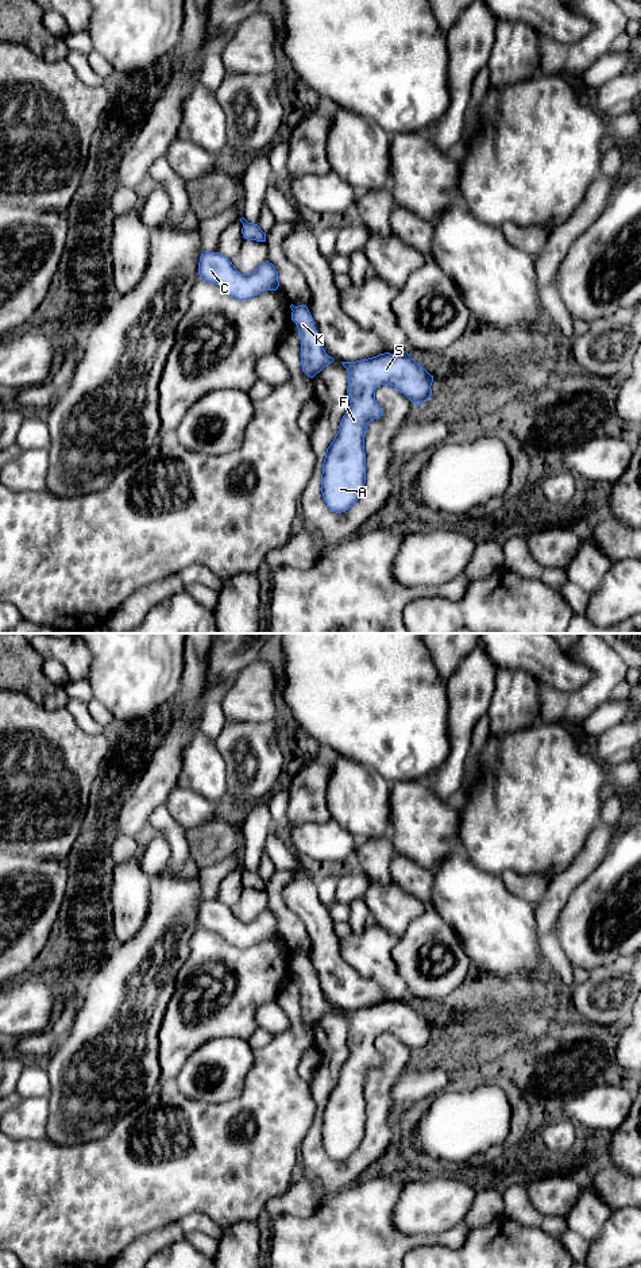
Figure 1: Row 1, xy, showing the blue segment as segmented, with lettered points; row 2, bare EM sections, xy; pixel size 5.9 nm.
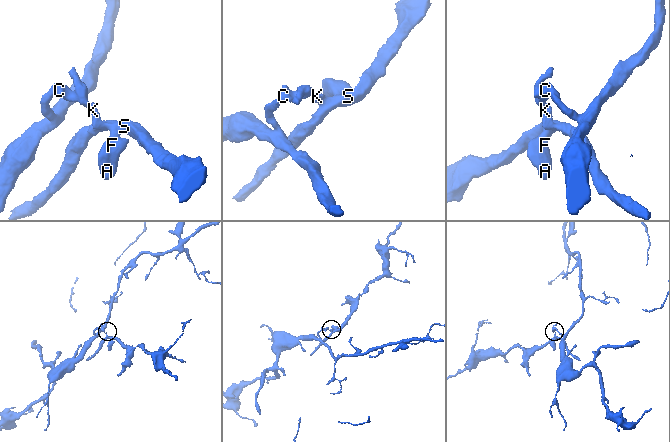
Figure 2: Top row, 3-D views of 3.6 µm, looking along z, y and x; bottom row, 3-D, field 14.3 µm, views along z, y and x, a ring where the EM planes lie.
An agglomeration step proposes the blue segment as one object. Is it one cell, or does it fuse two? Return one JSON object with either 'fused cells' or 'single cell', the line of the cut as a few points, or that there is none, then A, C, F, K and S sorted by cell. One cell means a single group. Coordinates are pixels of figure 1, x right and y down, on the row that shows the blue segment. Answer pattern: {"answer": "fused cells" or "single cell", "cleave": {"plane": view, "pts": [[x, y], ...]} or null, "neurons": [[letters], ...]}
{"answer": "fused cells", "cleave": {"plane": "xy", "pts": [[294, 307], [292, 309]]}, "neurons": [["A", "F", "K", "S"], ["C"]]}

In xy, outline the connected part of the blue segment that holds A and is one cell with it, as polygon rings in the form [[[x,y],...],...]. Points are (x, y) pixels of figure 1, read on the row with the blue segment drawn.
[[[406,351],[341,363],[348,371],[347,393],[351,405],[327,448],[321,474],[324,501],[336,513],[348,510],[364,489],[364,435],[368,423],[383,415],[375,400],[377,388],[394,386],[413,404],[421,405],[430,397],[433,382],[433,375]]]

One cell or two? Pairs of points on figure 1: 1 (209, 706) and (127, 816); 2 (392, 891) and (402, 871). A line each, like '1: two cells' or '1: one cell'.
1: two cells
2: two cells

